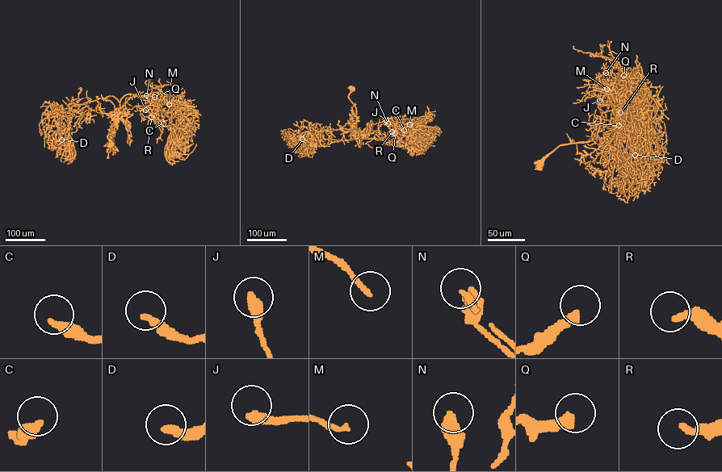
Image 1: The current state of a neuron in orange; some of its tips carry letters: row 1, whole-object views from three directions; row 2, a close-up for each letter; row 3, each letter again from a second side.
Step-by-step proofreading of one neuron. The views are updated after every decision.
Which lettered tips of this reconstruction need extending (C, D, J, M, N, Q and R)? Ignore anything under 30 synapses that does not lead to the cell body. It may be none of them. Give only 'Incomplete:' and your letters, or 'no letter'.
Incomplete: C, D

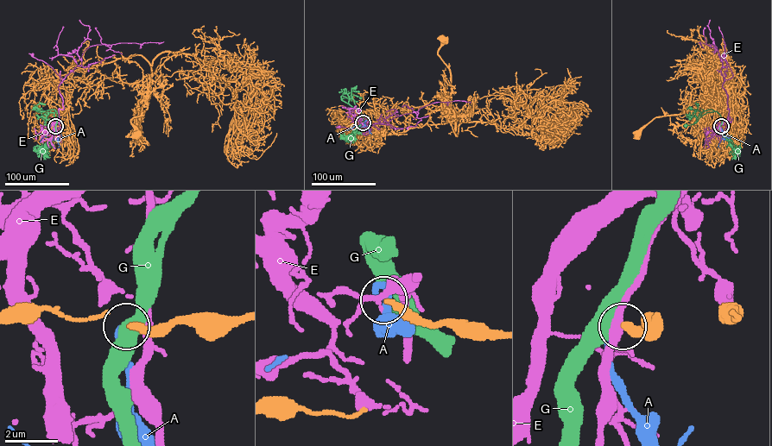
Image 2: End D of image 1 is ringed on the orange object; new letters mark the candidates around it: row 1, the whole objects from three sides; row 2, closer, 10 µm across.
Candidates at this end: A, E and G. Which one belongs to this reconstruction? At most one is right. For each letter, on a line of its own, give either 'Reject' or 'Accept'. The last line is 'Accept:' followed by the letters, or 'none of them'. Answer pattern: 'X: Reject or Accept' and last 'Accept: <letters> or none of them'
A: Accept
E: Reject
G: Reject
Accept: A

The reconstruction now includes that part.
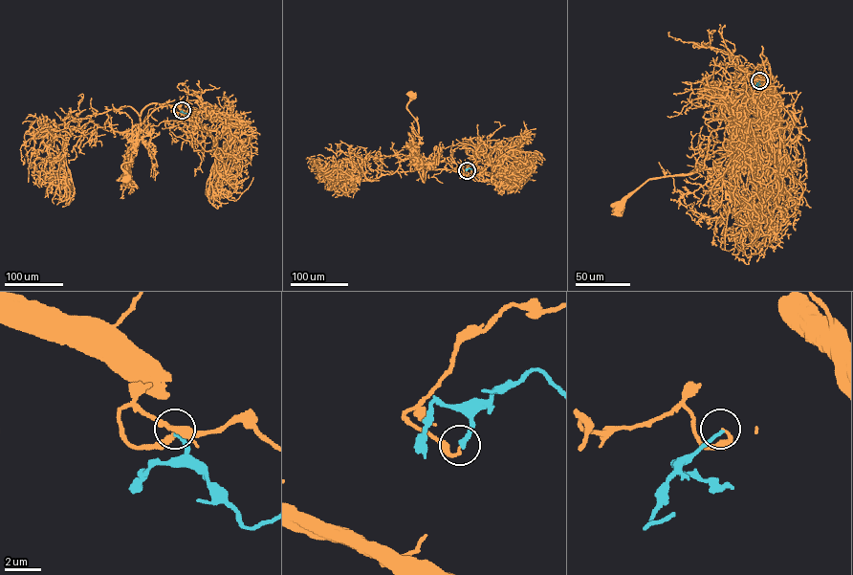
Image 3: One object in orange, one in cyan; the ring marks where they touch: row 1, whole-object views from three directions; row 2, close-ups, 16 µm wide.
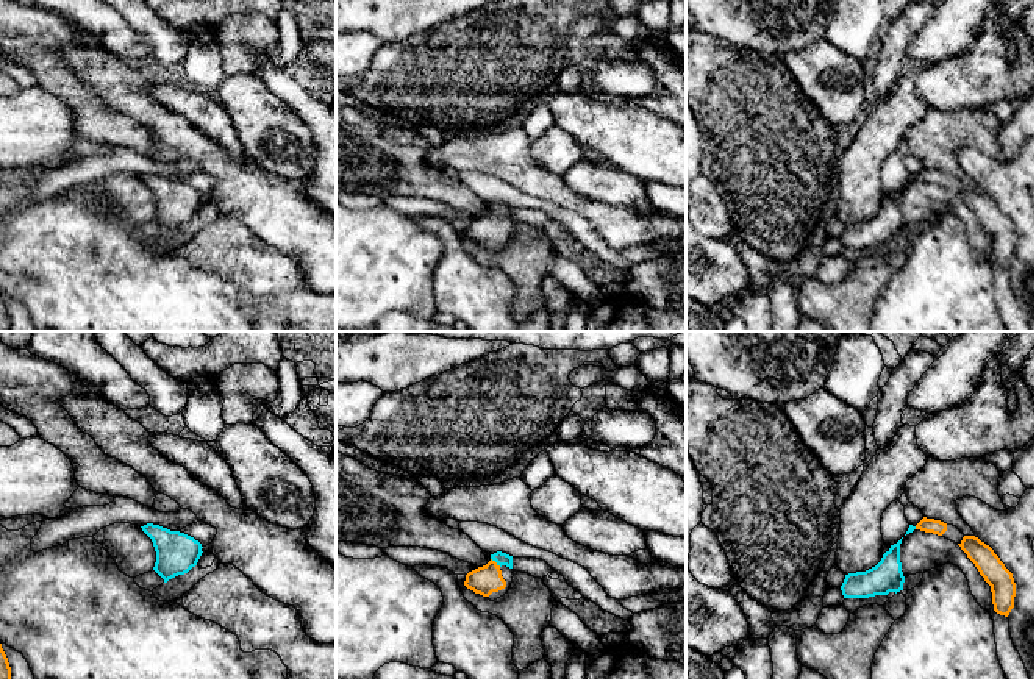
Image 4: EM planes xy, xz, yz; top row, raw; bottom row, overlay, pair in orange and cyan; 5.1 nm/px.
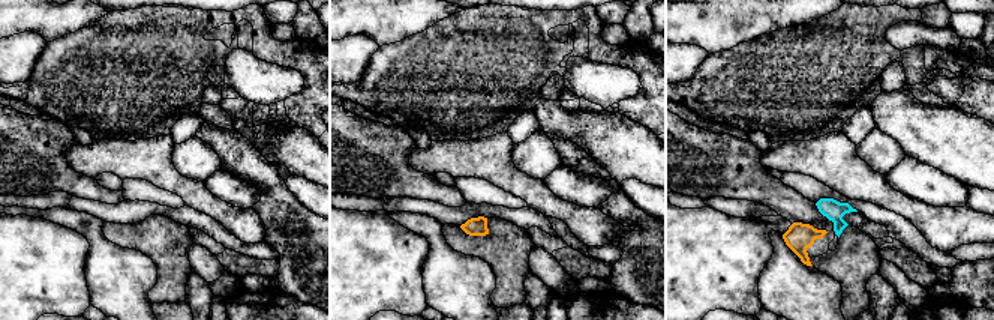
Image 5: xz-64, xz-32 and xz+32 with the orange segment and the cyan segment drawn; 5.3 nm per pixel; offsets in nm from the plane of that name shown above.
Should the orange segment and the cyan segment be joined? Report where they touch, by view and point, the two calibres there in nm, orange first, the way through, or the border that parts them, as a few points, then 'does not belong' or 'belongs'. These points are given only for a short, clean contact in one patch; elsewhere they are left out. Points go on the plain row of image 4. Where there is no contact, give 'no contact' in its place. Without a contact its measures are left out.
contact xz (494, 211); calibres 150 and 70 nm; way xz (485, 230), (491, 224), (494, 211), (500, 208); belongs

